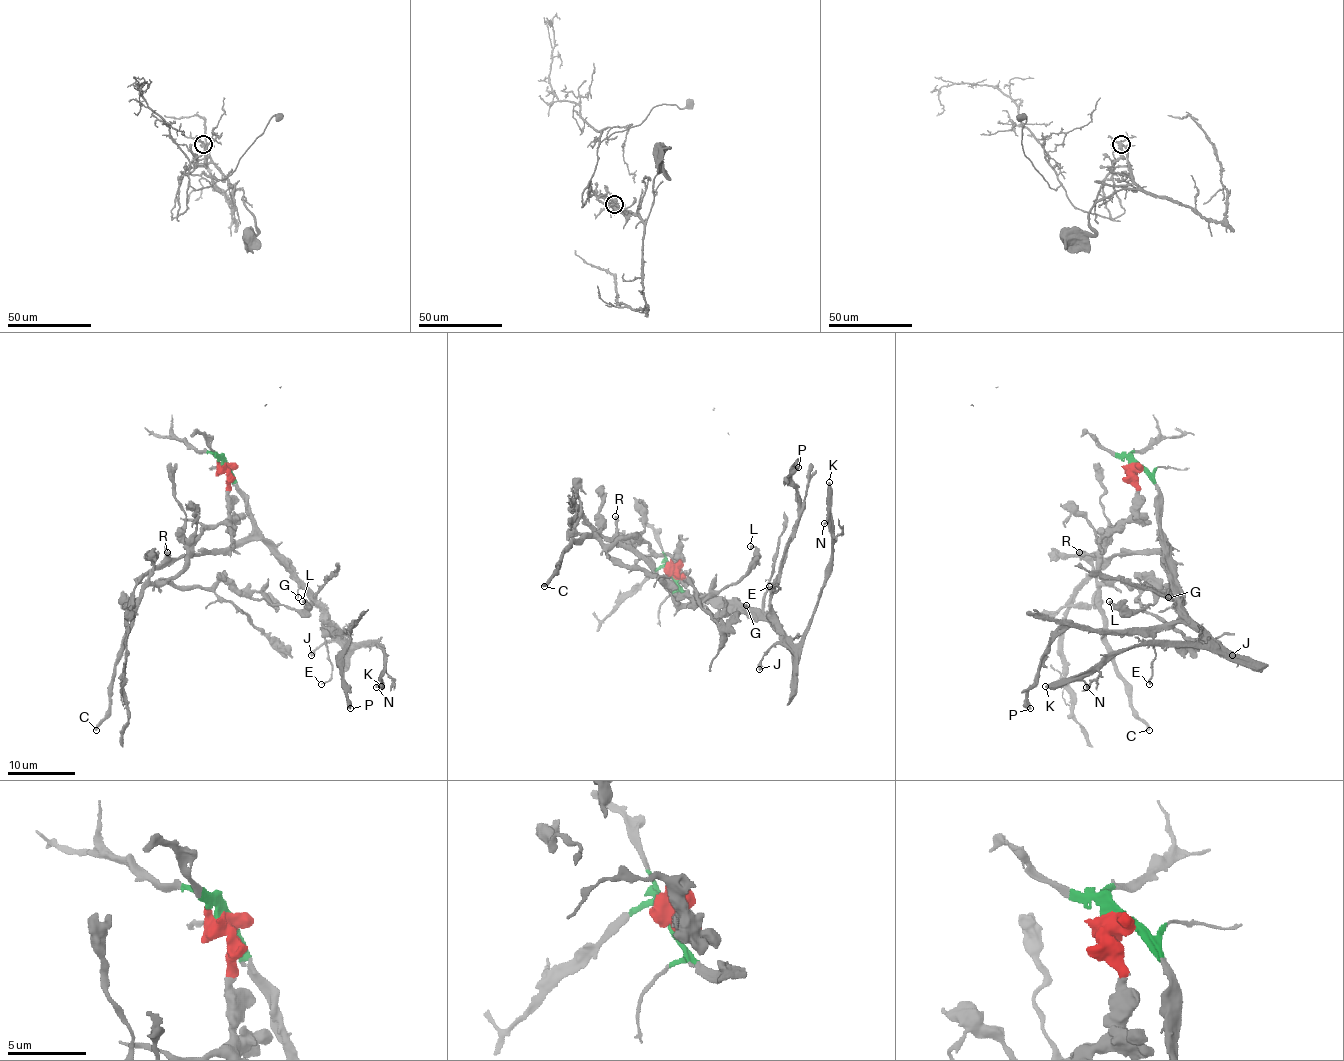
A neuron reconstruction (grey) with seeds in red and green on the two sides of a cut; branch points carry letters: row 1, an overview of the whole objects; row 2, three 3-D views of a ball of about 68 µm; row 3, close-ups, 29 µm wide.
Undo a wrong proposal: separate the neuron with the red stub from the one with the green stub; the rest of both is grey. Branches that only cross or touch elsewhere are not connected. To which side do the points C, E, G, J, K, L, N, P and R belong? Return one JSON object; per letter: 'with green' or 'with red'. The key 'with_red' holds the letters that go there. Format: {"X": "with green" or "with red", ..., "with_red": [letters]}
{"C": "with red", "E": "with green", "G": "with green", "J": "with green", "K": "with green", "L": "with red", "N": "with green", "P": "with green", "R": "with green", "with_red": ["C", "L"]}

